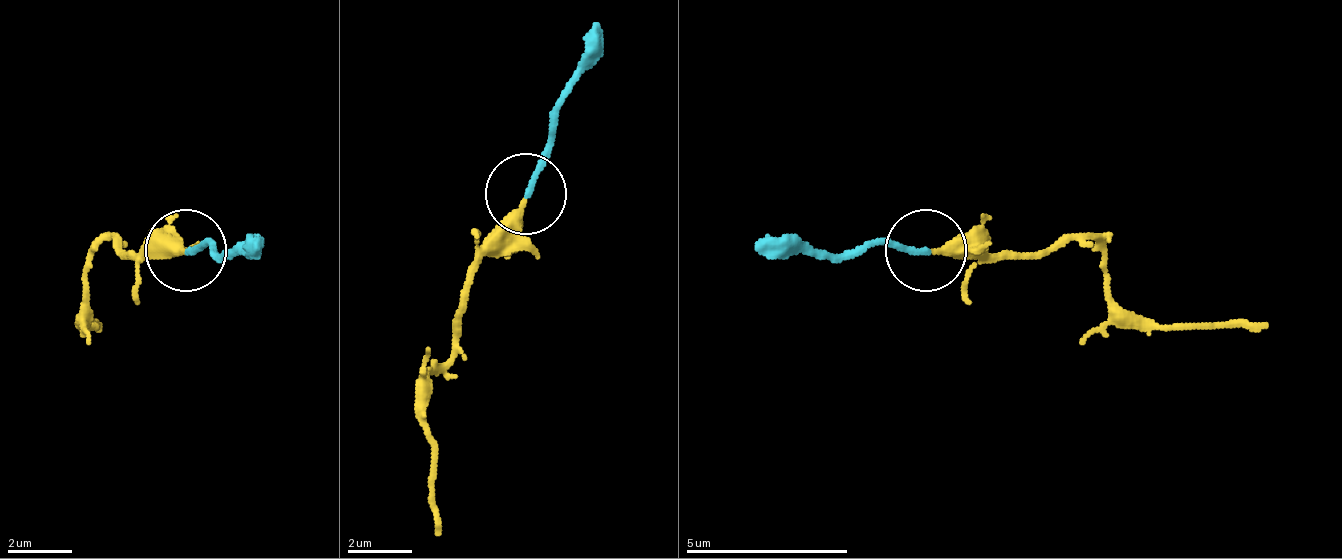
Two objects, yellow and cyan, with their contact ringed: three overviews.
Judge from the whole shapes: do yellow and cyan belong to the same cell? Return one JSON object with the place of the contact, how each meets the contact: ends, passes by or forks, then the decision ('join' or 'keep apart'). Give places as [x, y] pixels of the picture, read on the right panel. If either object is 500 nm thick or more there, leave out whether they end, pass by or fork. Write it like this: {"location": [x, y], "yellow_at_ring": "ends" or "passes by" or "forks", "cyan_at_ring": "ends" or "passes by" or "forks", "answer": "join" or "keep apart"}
{"location": [926, 250], "yellow_at_ring": "ends", "cyan_at_ring": "ends", "answer": "keep apart"}

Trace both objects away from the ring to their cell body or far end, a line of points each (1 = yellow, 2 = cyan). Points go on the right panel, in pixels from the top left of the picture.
1: (932, 252), (1013, 252), (1094, 236), (1127, 309), (1159, 325), (1265, 325)
2: (924, 252), (753, 244)

